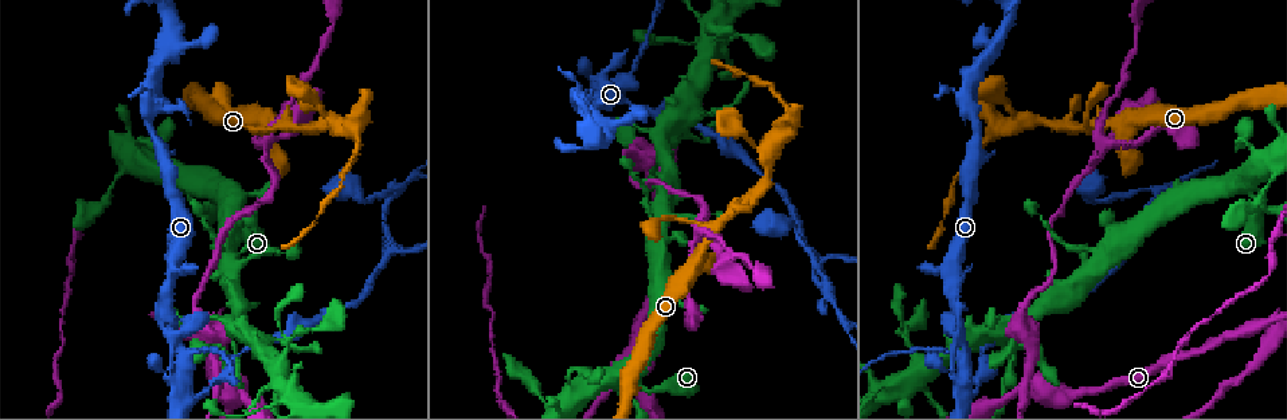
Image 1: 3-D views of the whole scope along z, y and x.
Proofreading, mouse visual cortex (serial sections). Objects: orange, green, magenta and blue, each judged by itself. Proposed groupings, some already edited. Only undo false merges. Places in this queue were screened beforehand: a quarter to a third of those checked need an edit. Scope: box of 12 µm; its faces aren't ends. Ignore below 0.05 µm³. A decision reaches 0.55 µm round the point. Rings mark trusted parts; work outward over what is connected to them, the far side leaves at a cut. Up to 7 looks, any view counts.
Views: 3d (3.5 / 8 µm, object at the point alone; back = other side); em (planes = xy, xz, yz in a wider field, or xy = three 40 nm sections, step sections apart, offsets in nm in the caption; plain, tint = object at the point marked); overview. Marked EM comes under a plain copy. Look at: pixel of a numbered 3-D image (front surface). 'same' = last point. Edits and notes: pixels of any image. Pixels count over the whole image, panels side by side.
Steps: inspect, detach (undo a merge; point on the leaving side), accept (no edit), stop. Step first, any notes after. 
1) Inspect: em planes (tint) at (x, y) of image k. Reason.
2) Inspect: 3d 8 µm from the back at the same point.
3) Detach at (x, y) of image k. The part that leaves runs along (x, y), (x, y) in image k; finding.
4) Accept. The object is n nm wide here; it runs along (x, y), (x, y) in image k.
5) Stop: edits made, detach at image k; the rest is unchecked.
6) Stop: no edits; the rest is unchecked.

Inspect: 3d 3.5 µm at (198, 183) of image 1. Thin arm on a thick one.

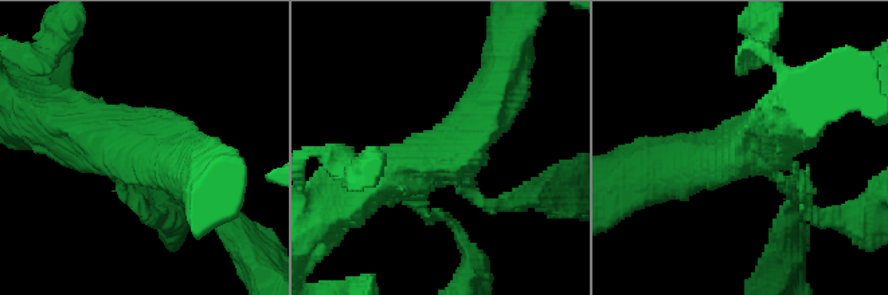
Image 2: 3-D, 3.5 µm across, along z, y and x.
Inspect: em xy step 1 (tint) at (448, 159) of image 2. 4 arms meet here; the arms are 150, 150, 500, 500 nm wide; need the tissue.

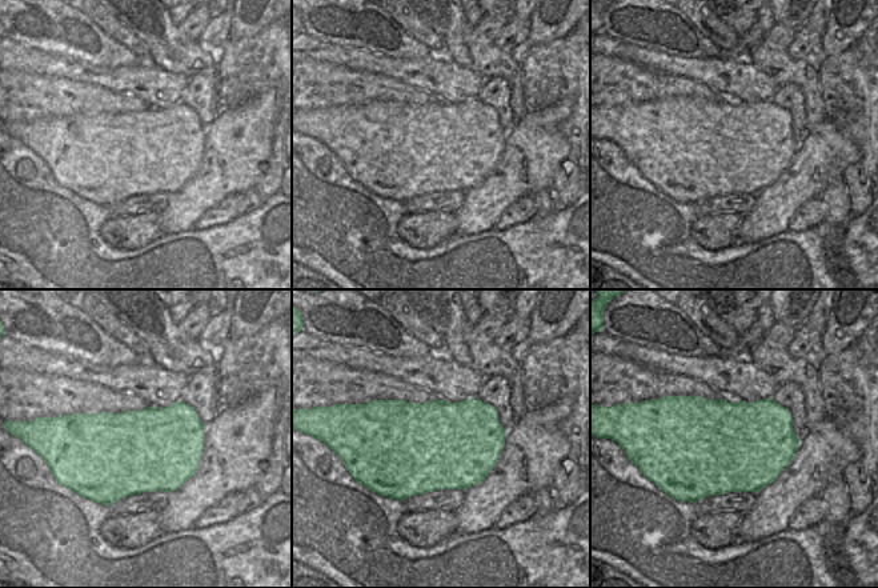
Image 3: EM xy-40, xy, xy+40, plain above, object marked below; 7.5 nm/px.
Accept. It runs along (794, 201), (746, 148), (688, 164) in image 2; all the same cell.

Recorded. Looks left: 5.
Inspect: 3d 3.5 µm at (1102, 259) of image 1. Sharp bend.

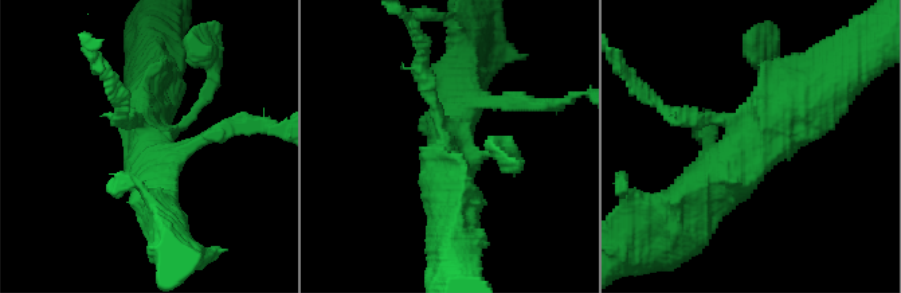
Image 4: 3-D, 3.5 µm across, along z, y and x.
Inspect: em xy step 1 (tint) at (746, 144) of image 4.

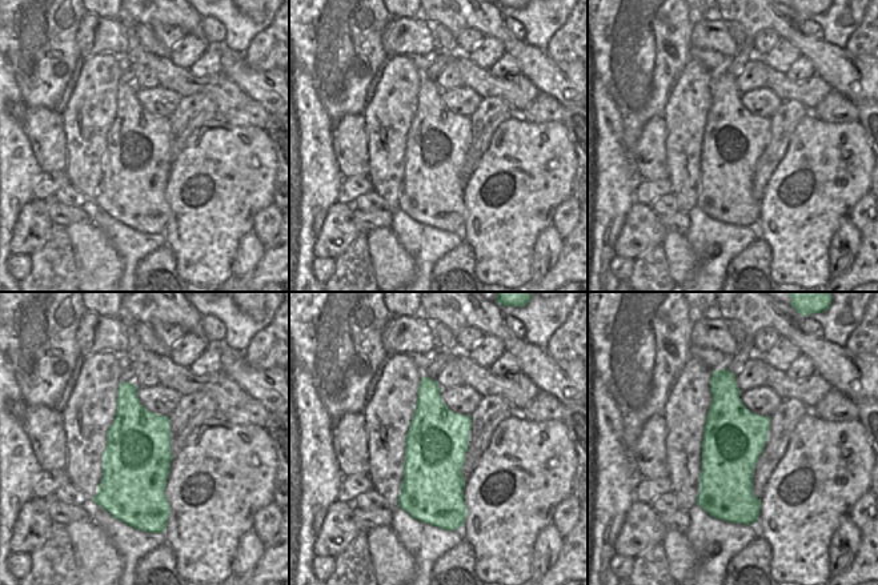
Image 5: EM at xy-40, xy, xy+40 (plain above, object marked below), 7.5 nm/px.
Accept. It runs along (817, 89), (686, 208) in image 4; one cell here.

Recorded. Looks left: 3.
Inspect: em planes (tint) at (232, 330) of image 1. Calibre changes.

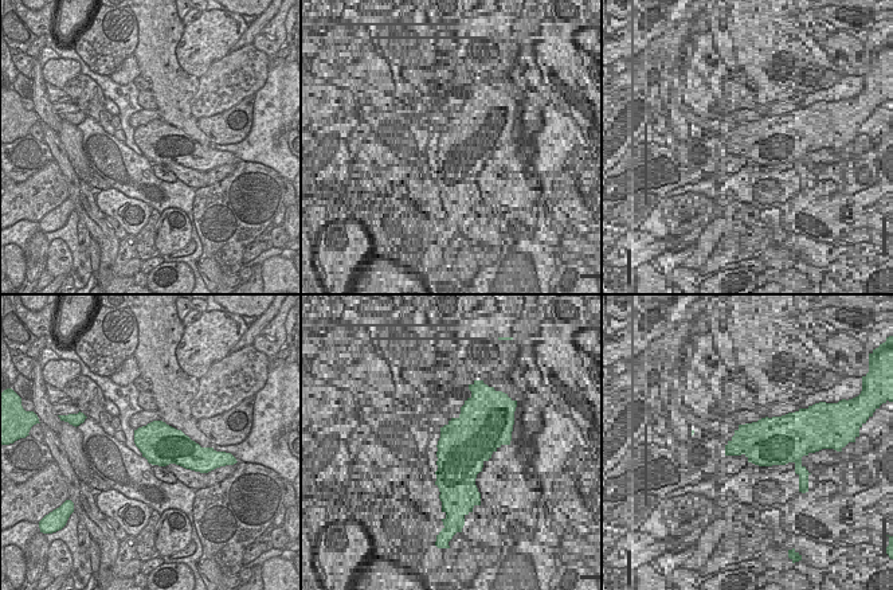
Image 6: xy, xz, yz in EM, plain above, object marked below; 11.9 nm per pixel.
Inspect: 3d 3.5 µm at the same point.

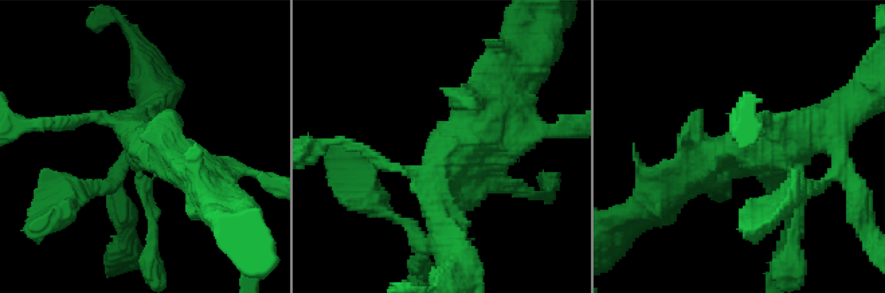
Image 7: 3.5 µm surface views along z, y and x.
Accept. It runs along (442, 233), (446, 157), (500, 92) in image 7; continuous, no second cell.

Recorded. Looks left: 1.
Stop: no edits; the rest is unchecked.

